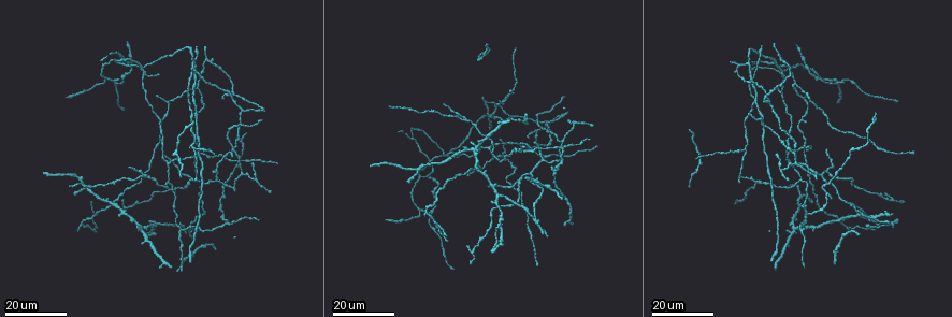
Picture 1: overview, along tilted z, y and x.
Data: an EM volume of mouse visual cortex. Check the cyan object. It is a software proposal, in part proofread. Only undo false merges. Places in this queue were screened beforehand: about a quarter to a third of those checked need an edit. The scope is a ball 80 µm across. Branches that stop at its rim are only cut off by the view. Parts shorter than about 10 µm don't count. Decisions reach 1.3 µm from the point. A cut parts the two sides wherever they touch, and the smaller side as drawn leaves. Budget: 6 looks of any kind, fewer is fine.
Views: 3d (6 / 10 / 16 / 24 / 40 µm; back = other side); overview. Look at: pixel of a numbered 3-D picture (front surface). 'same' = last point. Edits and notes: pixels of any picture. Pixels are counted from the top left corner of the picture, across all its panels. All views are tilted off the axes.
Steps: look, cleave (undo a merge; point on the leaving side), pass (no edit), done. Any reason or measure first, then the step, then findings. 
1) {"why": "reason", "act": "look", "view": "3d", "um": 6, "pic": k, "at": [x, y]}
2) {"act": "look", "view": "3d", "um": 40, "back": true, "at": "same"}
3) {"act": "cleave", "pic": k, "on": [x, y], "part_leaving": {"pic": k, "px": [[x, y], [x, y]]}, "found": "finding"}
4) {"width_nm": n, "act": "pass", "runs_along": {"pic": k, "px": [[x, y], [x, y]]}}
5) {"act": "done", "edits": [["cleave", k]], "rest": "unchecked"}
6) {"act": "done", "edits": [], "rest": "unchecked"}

{"why": "small branch off a trunk", "act": "look", "view": "3d", "um": 24, "pic": 1, "at": [801, 180]}

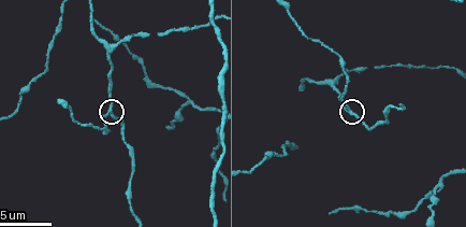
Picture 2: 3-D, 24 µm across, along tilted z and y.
{"act": "look", "view": "3d", "um": 10, "pic": 2, "at": [352, 113]}

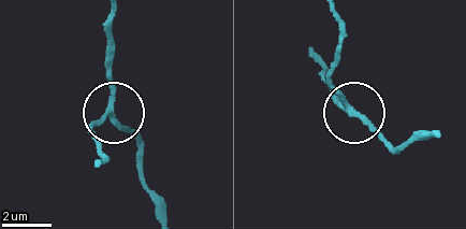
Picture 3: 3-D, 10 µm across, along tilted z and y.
{"arms": 3, "act": "pass", "runs_along": {"pic": 3, "px": [[114, 12], [111, 109], [92, 140]]}, "found": "continuous, no second neuron"}

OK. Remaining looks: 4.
{"why": "two arms in line, one across", "act": "look", "view": "3d", "um": 16, "pic": 1, "at": [421, 207]}

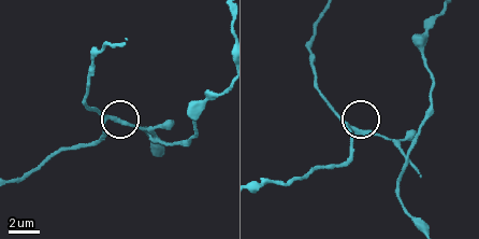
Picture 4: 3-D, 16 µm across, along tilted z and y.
{"act": "look", "view": "3d", "um": 10, "pic": 4, "at": [106, 121]}

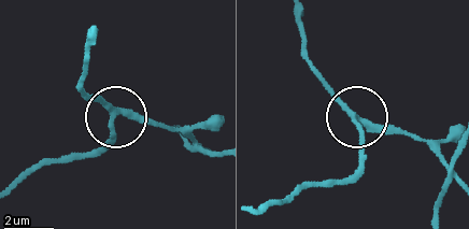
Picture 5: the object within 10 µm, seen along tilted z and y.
{"arms": 3, "act": "pass", "runs_along": {"pic": 5, "px": [[300, 18], [318, 81], [356, 122], [360, 172]]}, "found": "continuous, no second neuron"}

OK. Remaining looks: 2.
{"why": "a fork", "act": "look", "view": "3d", "um": 16, "pic": 1, "at": [795, 81]}

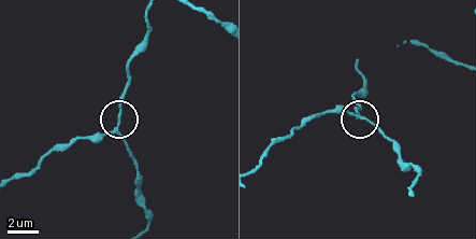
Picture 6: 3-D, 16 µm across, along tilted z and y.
{"act": "look", "view": "3d", "um": 6, "pic": 6, "at": [118, 133]}

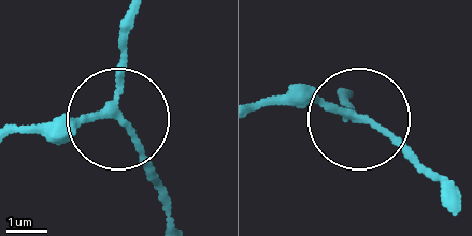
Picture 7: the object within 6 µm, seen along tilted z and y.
{"side_arm_um": 57, "arms": 3, "act": "pass", "found": "continuous, no second neuron"}

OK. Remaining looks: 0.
{"act": "done", "edits": [], "rest": "unchecked"}

